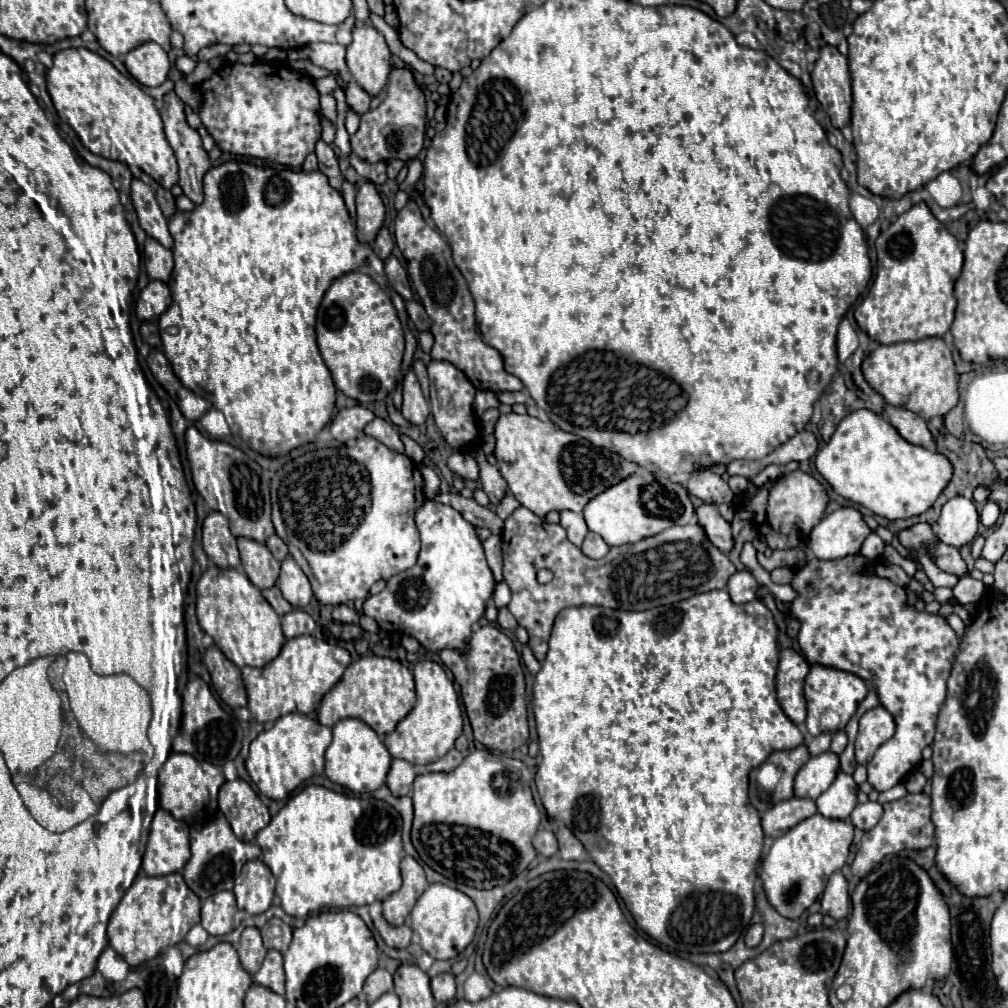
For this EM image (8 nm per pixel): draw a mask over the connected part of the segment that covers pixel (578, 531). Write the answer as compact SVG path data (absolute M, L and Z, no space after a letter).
M563 510L561 512L561 526L567 530L567 538L575 544L575 546L581 546L583 544L583 536L589 532L587 524L585 524L585 518L577 512L571 512L571 510Z

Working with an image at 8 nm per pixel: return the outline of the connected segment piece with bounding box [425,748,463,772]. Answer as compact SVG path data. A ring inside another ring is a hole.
M453 748L453 750L449 750L443 758L435 760L435 762L429 762L425 768L427 768L427 772L451 772L451 770L455 770L461 762L463 762L463 754Z

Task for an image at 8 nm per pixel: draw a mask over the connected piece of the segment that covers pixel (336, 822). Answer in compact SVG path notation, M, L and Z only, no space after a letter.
M305 786L293 794L287 804L271 818L271 822L257 832L257 844L263 854L261 860L271 868L277 878L275 894L287 914L305 918L325 906L351 908L385 900L401 888L399 862L405 856L401 844L403 820L399 812L373 796L349 796L323 786Z

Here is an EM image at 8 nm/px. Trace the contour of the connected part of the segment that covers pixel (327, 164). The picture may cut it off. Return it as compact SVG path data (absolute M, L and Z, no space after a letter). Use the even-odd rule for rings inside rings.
M317 140L315 144L315 154L317 154L317 160L319 160L319 170L329 178L329 184L341 192L341 182L343 182L343 174L339 170L339 164L337 164L337 158L335 158L335 152L329 144L325 144L323 140Z

